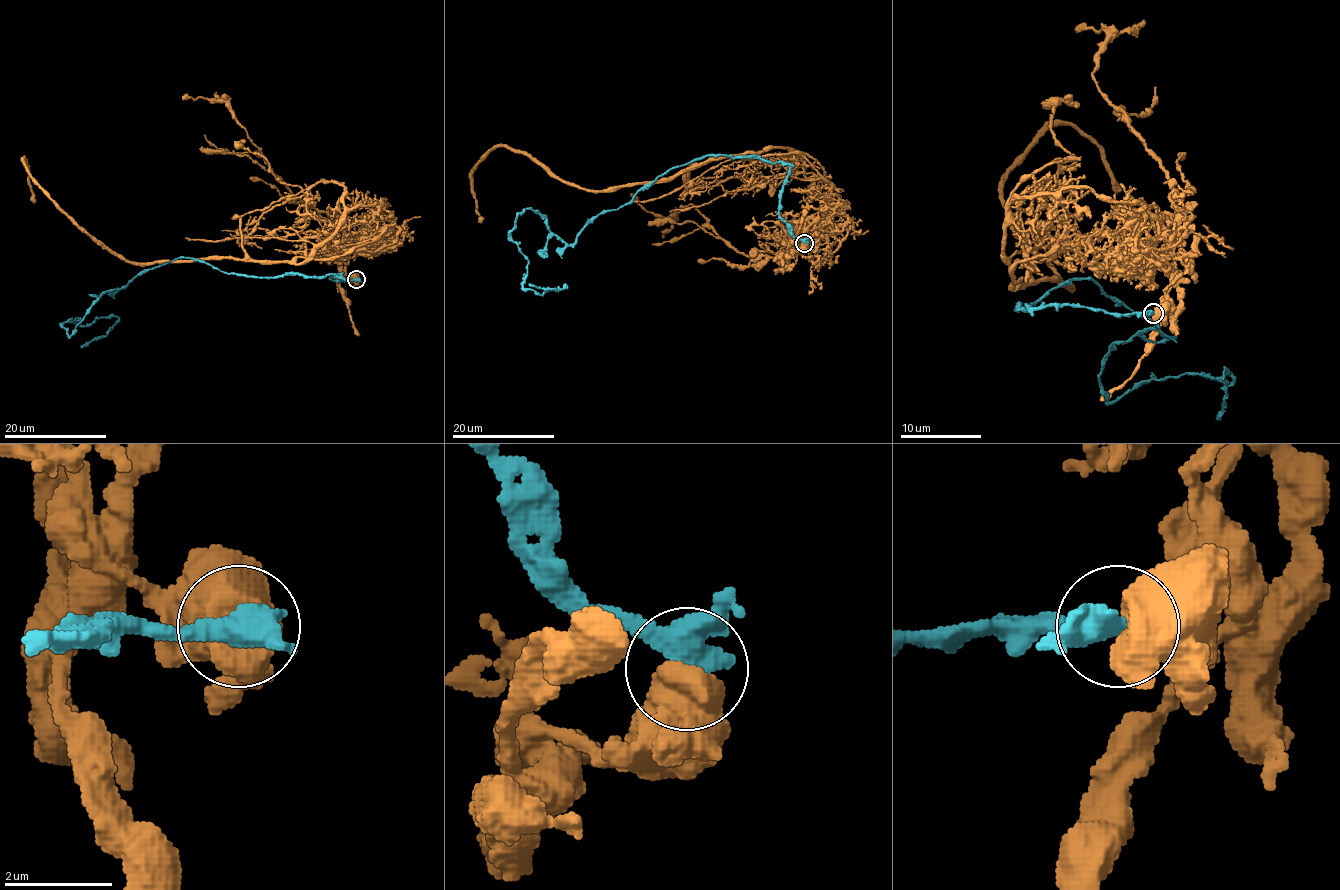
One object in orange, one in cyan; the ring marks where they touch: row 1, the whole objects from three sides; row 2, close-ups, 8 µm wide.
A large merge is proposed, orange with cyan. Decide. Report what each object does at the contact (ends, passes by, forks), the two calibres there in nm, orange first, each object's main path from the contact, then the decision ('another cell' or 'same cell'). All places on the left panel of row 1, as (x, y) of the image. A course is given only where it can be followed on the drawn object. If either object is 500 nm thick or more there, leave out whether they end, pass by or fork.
calibres 1000 and 440 nm; course orange (357, 280), (330, 249), (367, 250), (377, 232), (321, 259), (135, 263), (103, 249), (23, 159), (35, 202); course cyan (357, 280), (255, 277), (175, 258), (106, 290), (70, 336), (63, 323), (117, 318), (80, 348); another cell

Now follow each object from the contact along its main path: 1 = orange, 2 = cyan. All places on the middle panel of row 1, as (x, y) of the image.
1: (805, 244), (778, 254), (828, 181), (796, 153), (583, 190), (496, 146), (471, 176), (483, 220)
2: (805, 243), (779, 214), (787, 164), (703, 155), (572, 244), (524, 209), (523, 286), (565, 288), (528, 284)

